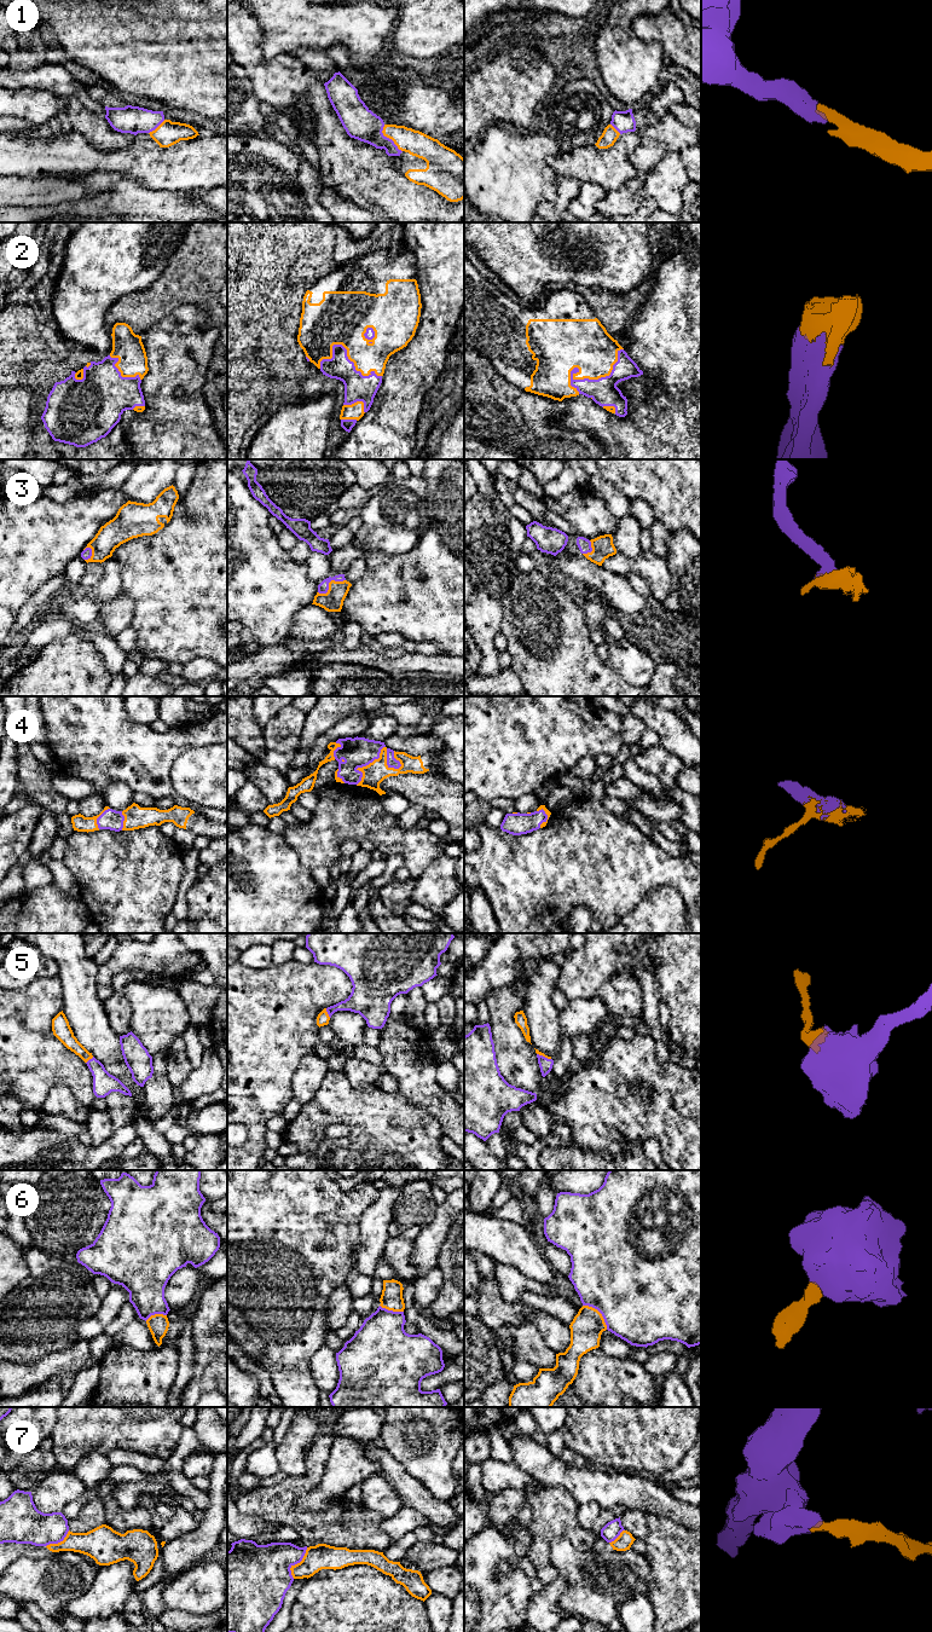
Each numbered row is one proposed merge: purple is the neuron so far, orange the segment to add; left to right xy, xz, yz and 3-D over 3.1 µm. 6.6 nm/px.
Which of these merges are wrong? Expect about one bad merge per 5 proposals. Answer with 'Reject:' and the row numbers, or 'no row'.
Reject: 7

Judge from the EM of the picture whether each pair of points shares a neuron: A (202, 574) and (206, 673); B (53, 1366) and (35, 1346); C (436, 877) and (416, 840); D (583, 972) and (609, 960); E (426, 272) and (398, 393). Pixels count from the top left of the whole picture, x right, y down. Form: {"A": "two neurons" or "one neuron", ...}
{"A": "two neurons", "B": "two neurons", "C": "two neurons", "D": "one neuron", "E": "one neuron"}

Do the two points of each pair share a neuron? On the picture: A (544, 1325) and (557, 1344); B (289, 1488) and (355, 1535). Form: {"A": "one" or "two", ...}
{"A": "one", "B": "one"}

